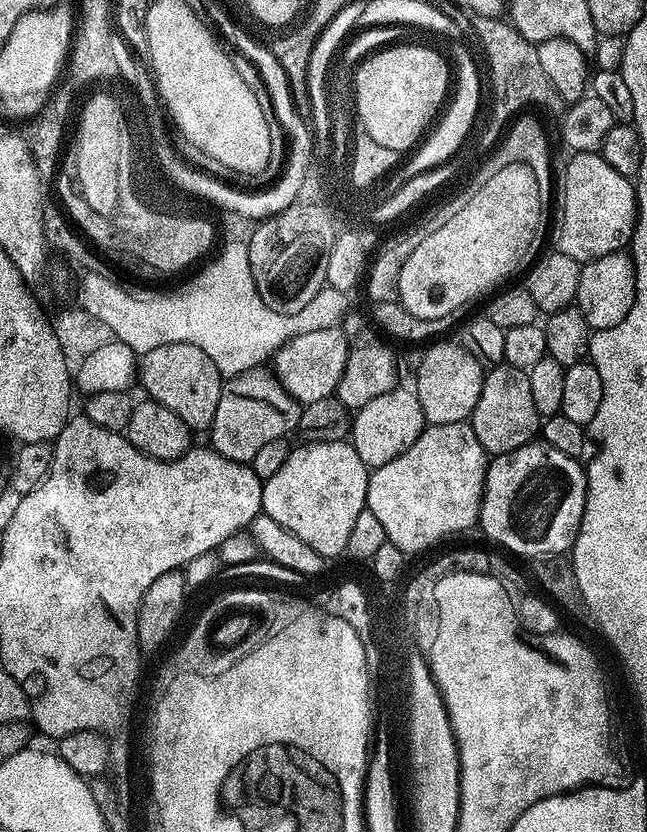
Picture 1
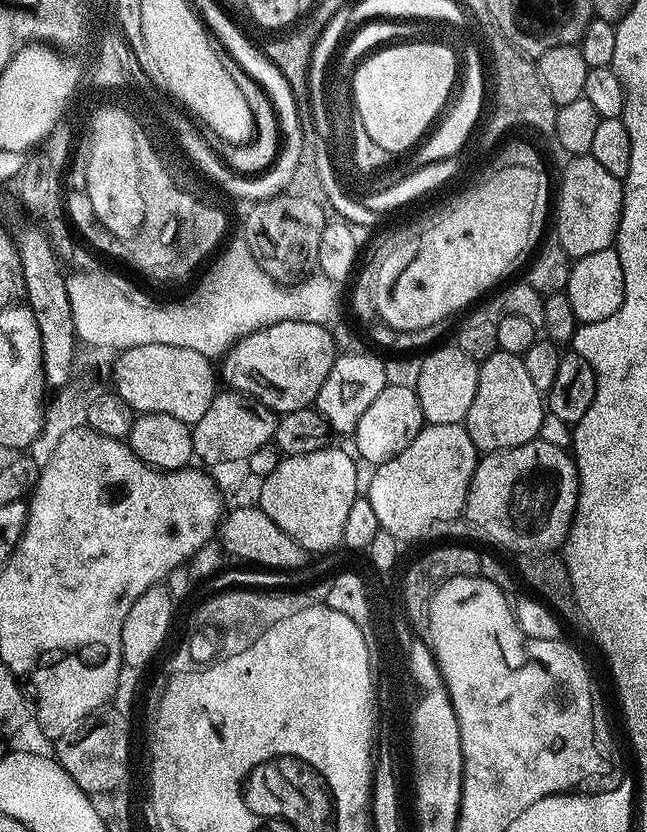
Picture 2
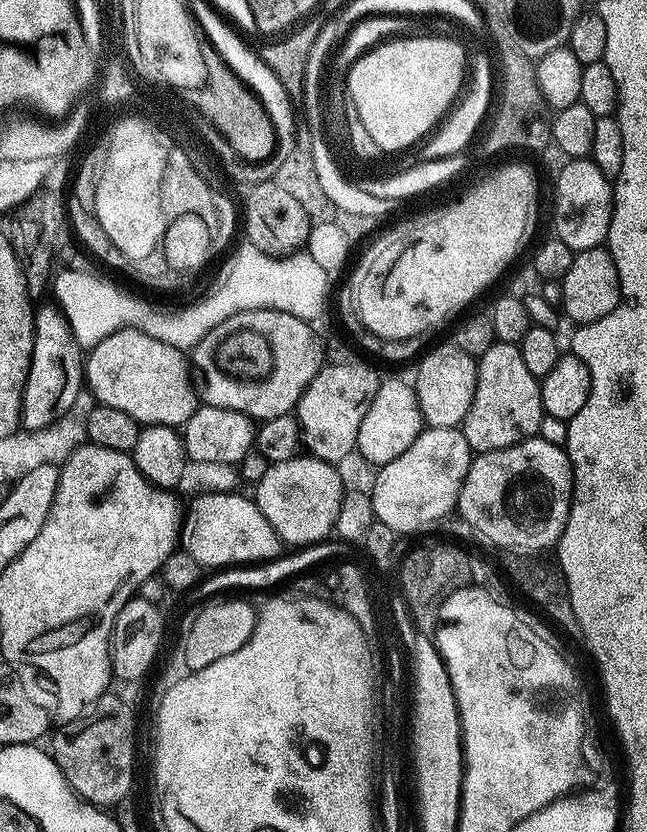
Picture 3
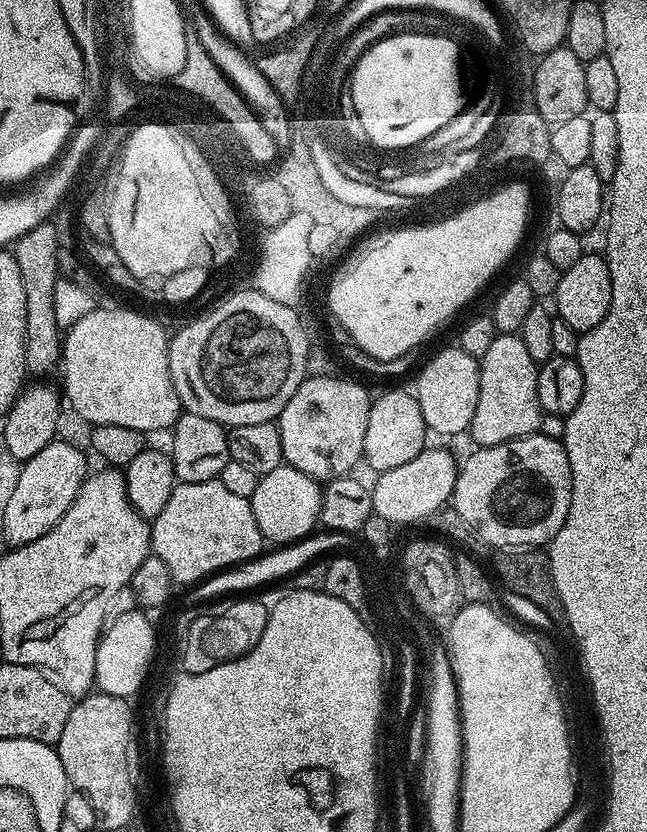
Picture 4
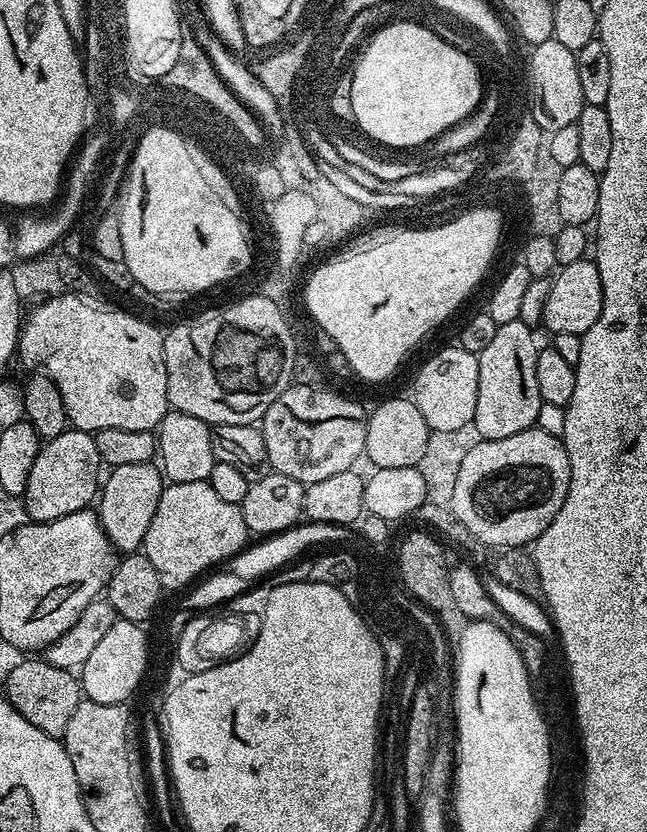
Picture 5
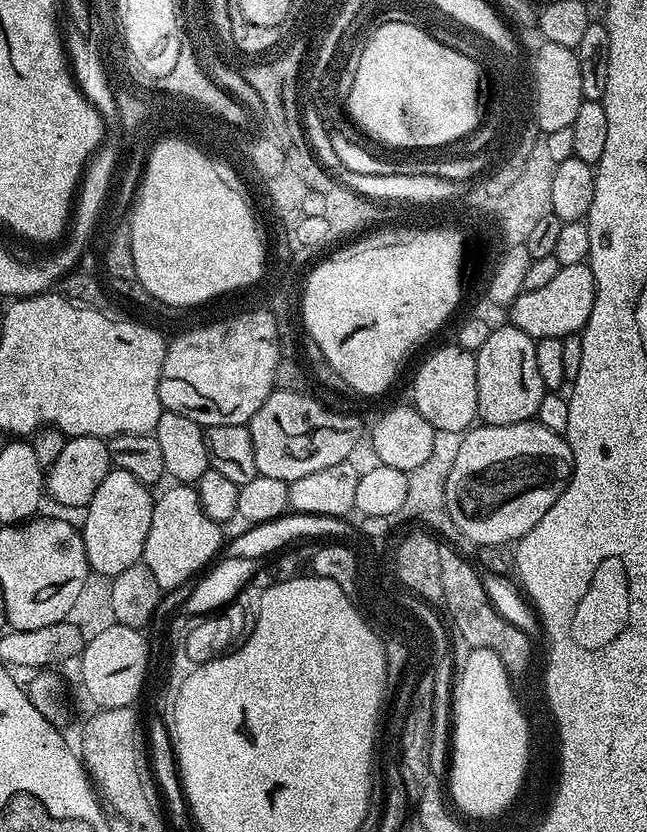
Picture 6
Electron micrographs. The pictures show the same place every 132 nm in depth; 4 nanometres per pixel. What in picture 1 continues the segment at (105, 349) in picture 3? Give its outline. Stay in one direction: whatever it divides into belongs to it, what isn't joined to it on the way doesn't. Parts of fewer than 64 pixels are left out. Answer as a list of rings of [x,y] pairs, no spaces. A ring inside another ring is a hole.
[[[163,344],[143,353],[138,364],[138,384],[148,391],[145,392],[147,399],[158,401],[166,410],[174,410],[188,428],[211,429],[214,410],[218,410],[218,398],[222,394],[222,377],[218,366],[214,366],[198,346]]]

